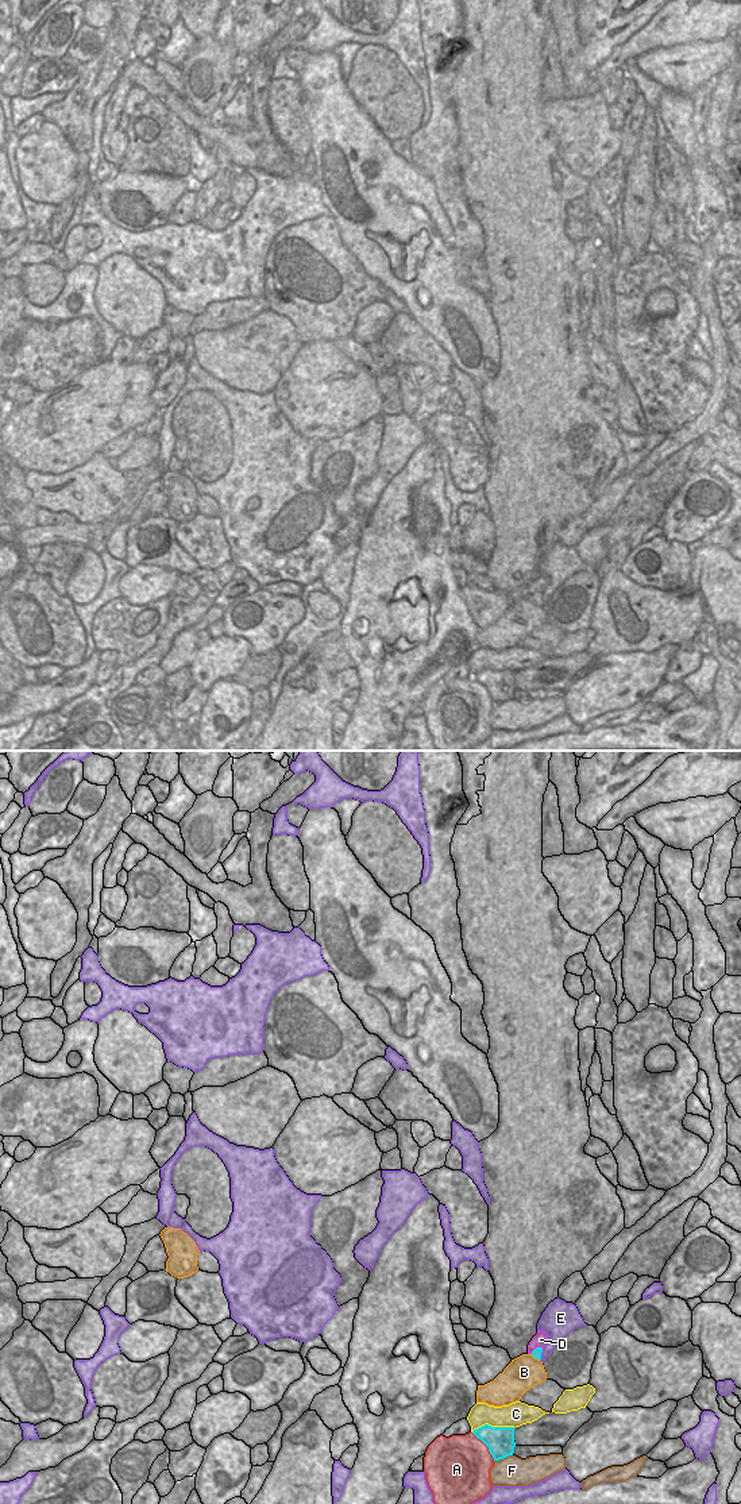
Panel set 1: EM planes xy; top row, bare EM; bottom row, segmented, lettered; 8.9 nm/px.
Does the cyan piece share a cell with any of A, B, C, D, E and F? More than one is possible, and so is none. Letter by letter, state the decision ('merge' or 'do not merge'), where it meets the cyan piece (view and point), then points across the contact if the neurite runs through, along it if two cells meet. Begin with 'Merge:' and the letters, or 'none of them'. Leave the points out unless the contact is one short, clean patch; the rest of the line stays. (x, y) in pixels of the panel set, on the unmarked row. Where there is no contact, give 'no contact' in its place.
Merge: D
A: do not merge; meets cyan in xy at (486, 689)
B: do not merge; meets cyan in xy at (535, 601)
C: do not merge; meets cyan in xy at (493, 671)
D: merge; meets cyan in xy at (536, 592); runs through xy (536, 597), (536, 592), (540, 583)
E: do not merge; meets cyan in xy at (540, 598)
F: do not merge; meets cyan in xy at (502, 702)

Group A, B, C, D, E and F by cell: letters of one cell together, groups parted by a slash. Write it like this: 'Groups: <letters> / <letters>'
Groups: A / B / C / D / E / F.

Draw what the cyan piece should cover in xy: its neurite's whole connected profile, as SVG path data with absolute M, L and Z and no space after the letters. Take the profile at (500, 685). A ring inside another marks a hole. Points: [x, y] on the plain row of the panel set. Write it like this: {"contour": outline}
{"contour": "M485 668L474 674L472 678L489 691L494 705L503 703L514 697L514 671L491 671Z"}

